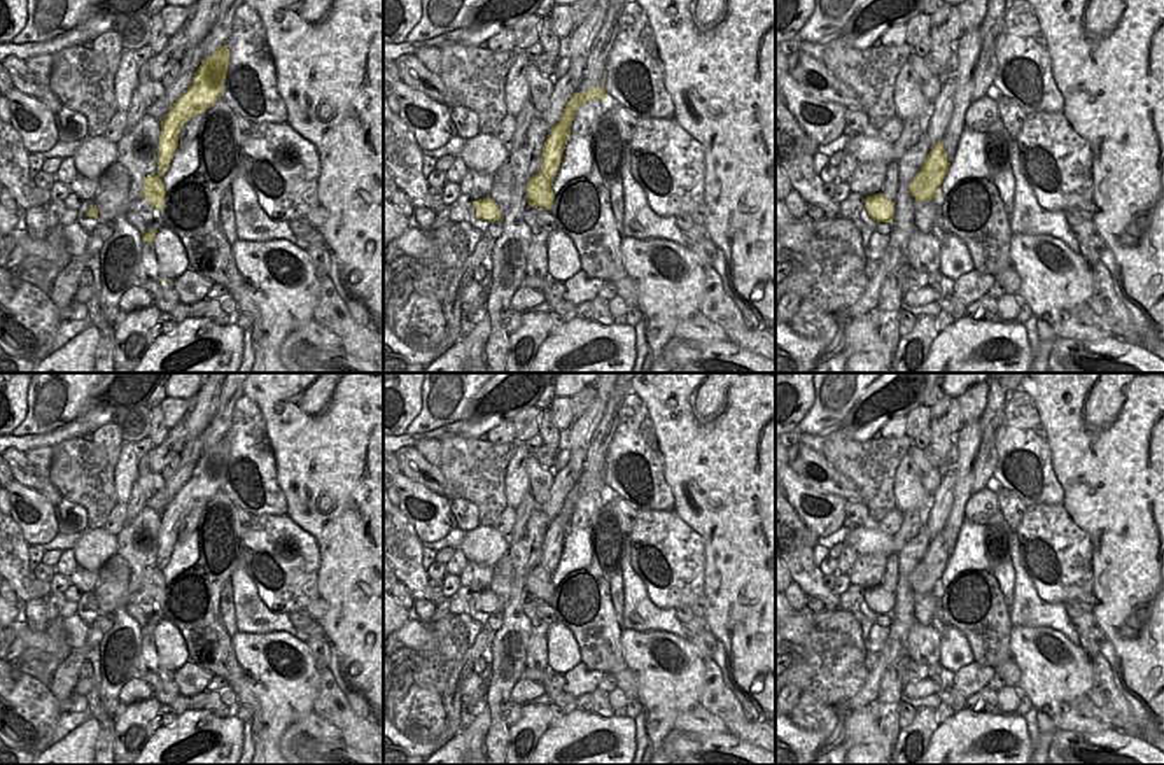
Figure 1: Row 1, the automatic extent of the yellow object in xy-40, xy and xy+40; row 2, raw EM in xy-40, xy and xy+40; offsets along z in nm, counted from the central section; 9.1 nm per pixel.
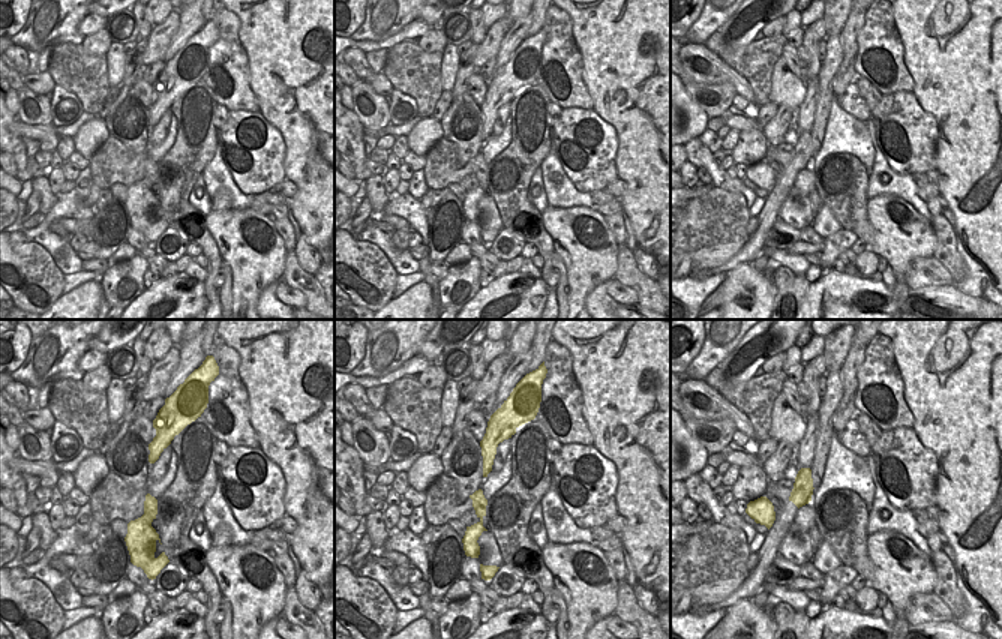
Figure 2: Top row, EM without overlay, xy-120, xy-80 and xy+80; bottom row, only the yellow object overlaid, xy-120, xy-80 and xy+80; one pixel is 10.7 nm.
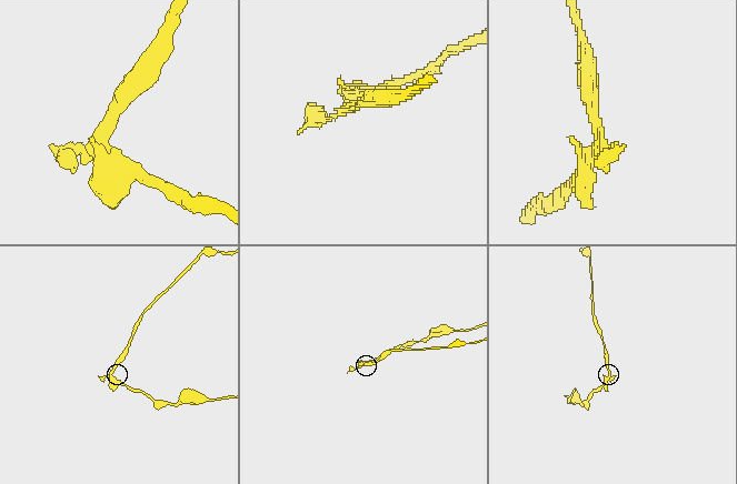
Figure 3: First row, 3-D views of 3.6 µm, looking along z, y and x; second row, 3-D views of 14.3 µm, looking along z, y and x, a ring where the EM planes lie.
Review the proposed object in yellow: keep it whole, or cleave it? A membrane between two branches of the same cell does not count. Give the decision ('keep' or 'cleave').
cleave

